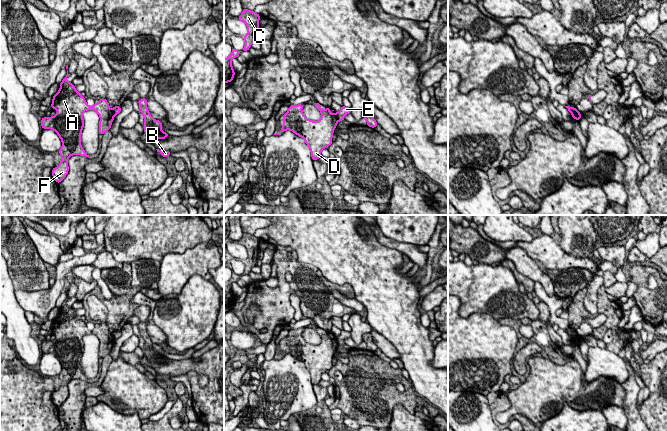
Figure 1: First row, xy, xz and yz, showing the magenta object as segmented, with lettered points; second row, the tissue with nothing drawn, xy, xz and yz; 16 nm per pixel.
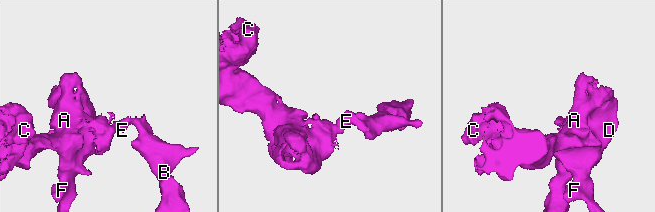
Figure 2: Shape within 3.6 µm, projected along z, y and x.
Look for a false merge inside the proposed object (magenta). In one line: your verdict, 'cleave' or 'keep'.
cleave

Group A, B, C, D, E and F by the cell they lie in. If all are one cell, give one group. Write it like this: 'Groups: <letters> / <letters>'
Groups: A C D F / B E

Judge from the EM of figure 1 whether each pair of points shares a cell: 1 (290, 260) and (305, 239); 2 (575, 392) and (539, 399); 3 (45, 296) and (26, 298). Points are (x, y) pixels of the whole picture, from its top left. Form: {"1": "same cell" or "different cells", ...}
{"1": "different cells", "2": "same cell", "3": "same cell"}

